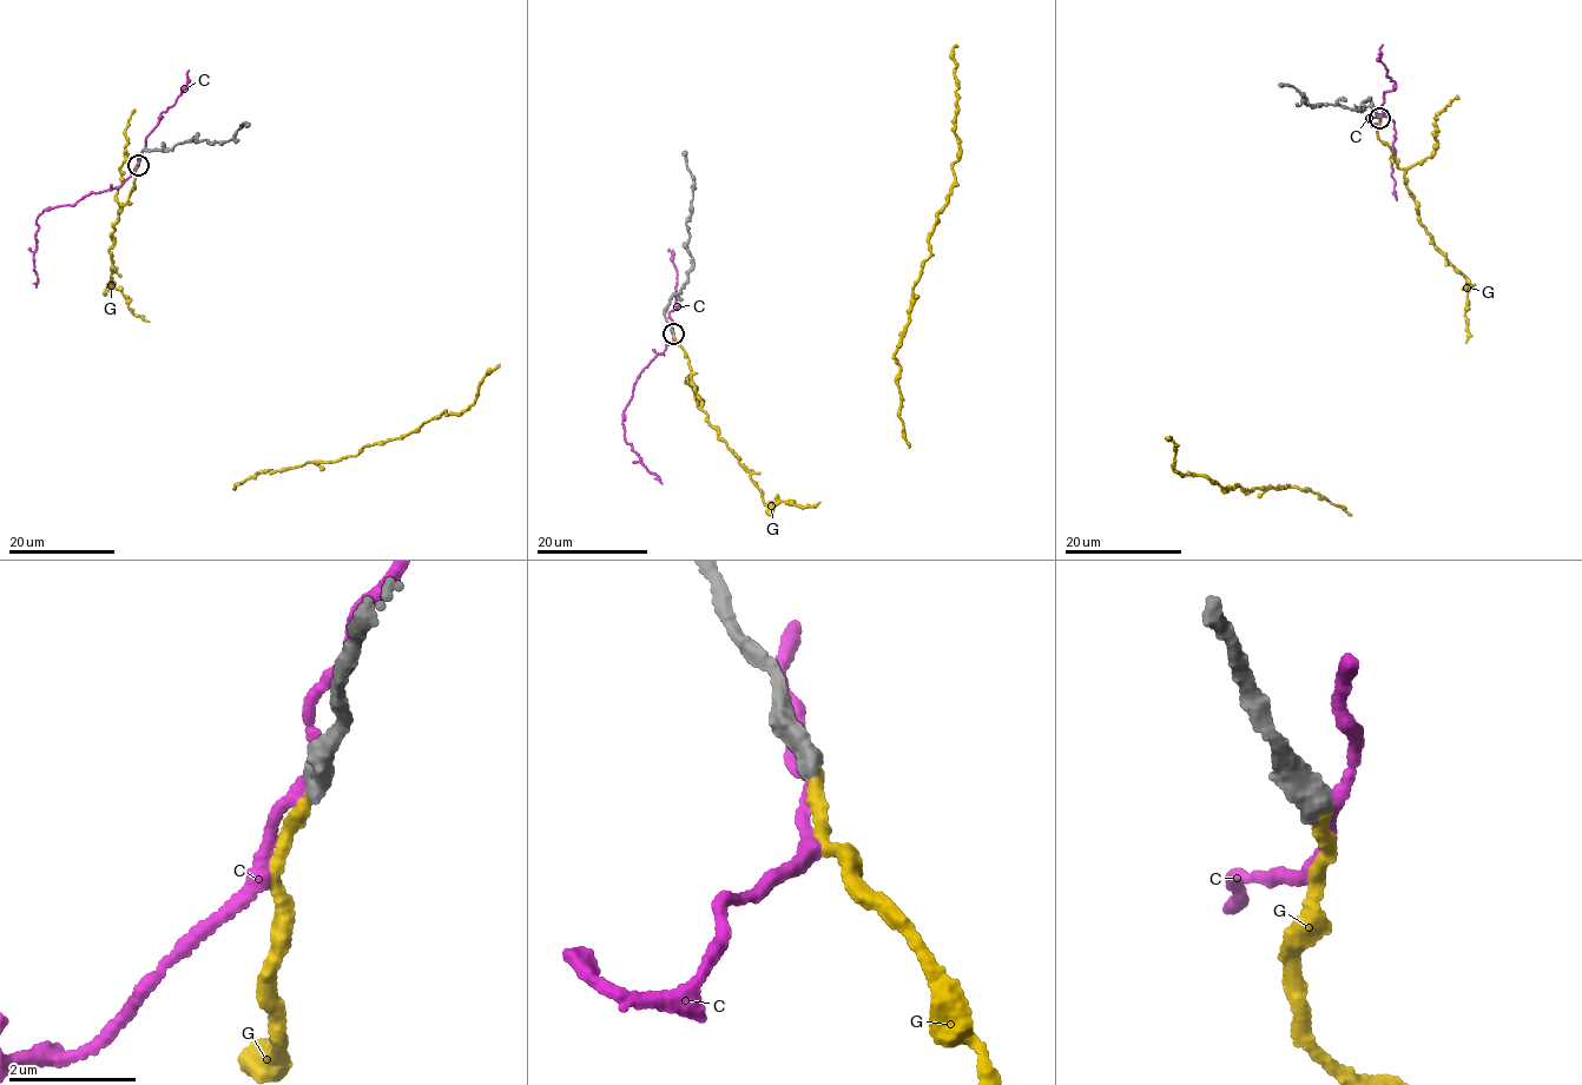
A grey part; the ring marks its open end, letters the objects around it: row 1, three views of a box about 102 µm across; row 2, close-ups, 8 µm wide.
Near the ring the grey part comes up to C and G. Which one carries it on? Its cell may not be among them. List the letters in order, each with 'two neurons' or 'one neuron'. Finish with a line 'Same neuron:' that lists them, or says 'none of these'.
C: two neurons
G: one neuron
Same neuron: G

